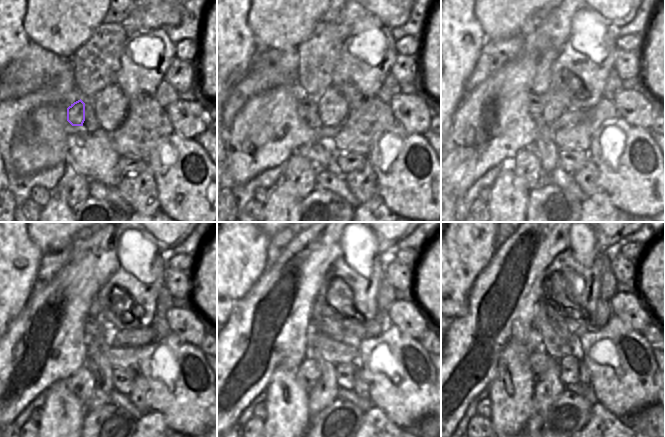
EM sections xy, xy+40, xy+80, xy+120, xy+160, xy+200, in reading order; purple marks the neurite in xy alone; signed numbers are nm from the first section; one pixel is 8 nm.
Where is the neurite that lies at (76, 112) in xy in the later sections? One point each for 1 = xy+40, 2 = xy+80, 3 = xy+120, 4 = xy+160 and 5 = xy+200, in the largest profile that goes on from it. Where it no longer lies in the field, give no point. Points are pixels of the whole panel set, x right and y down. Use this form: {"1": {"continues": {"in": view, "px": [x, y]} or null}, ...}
{"1": {"continues": {"in": "xy+40", "px": [307, 106]}}, "2": {"continues": {"in": "xy+80", "px": [536, 102]}}, "3": {"continues": {"in": "xy+120", "px": [93, 326]}}, "4": {"continues": {"in": "xy+160", "px": [329, 327]}}, "5": {"continues": {"in": "xy+200", "px": [558, 324]}}}

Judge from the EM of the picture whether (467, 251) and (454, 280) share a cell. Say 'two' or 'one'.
one

